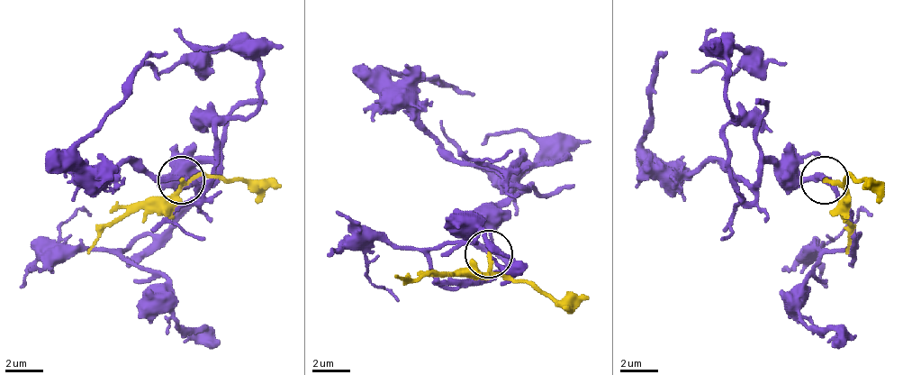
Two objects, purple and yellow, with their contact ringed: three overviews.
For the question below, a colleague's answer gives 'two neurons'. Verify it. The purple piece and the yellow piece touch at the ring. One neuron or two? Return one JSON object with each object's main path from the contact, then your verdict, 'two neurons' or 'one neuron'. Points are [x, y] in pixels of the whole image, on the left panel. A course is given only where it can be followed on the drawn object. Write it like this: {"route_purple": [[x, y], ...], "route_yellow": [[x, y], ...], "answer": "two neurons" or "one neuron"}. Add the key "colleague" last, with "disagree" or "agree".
{"route_purple": [[180, 178], [166, 178], [208, 164], [208, 188], [213, 131], [251, 112], [261, 68], [237, 50], [132, 74]], "route_yellow": [[180, 178], [180, 193], [118, 212], [89, 254]], "answer": "two neurons", "colleague": "agree"}

